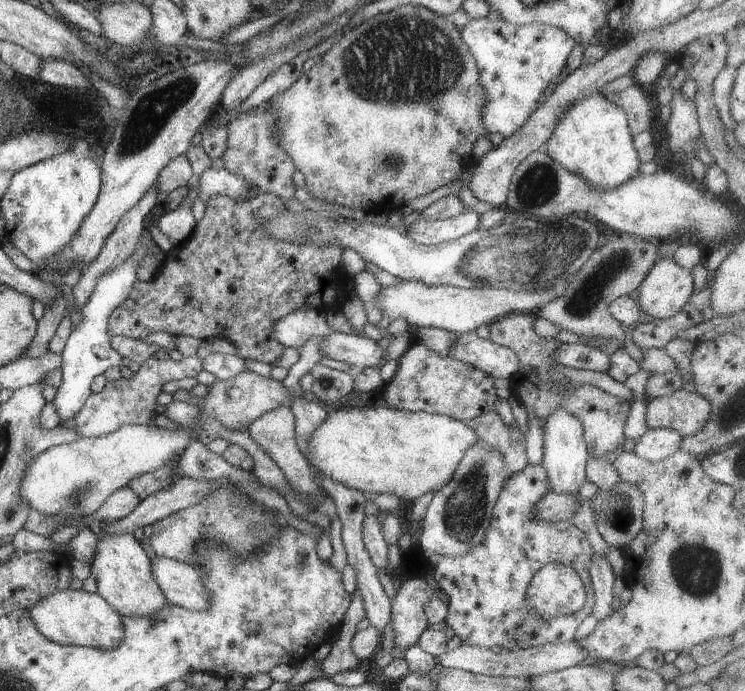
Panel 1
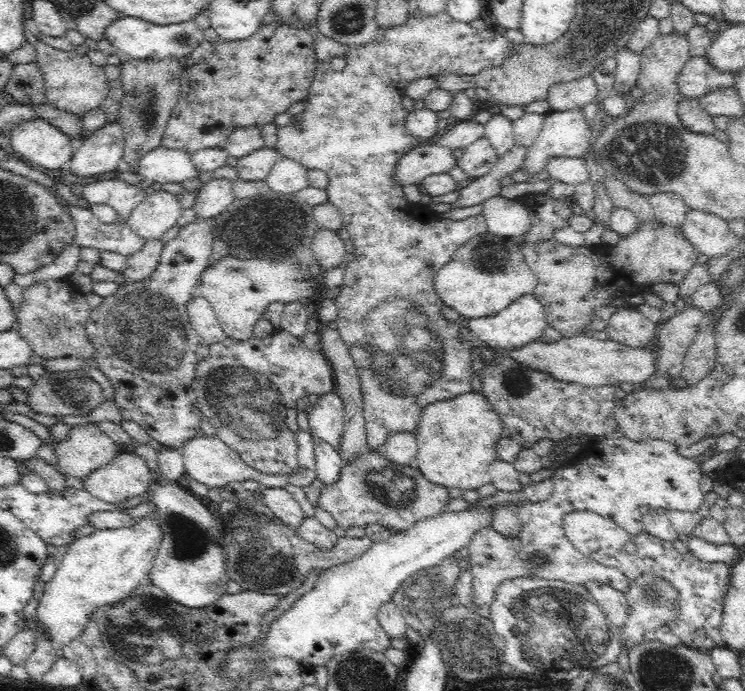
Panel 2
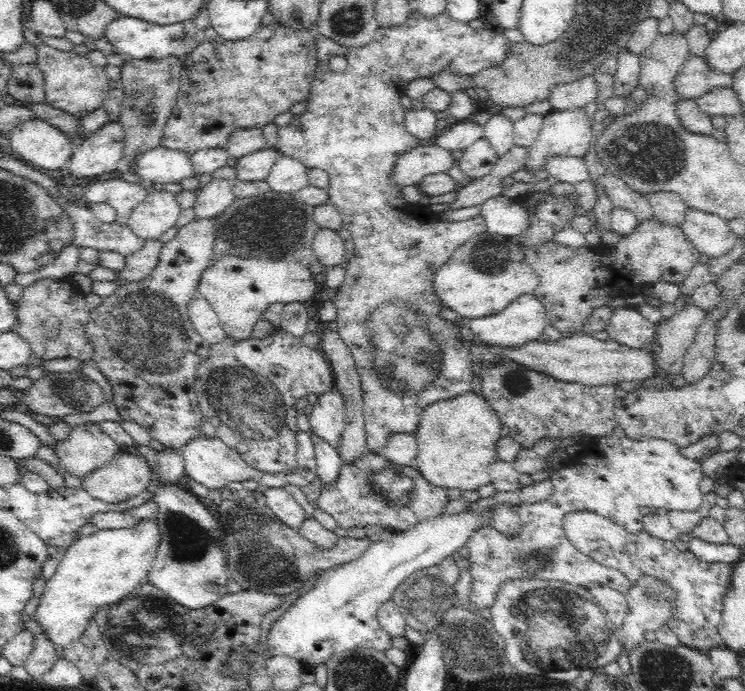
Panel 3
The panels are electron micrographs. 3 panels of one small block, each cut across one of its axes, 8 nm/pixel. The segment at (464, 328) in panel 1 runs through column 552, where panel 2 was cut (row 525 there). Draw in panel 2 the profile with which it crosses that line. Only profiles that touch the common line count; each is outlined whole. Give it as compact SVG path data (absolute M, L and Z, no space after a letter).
M261 487L261 492L264 504L284 525L295 530L302 524L304 512L286 489Z

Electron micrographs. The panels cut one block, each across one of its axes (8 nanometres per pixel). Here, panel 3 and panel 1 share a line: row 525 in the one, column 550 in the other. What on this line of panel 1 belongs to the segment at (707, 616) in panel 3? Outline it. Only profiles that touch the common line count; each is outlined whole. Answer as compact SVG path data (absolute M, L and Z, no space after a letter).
M561 563L546 564L532 578L527 597L544 620L580 611L587 598L579 575Z

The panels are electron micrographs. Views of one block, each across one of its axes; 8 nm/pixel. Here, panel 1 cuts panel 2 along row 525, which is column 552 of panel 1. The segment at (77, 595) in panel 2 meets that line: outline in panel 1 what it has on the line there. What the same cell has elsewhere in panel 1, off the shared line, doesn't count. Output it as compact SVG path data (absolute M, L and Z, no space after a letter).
M596 92L577 101L576 105L571 105L571 108L559 119L554 133L550 136L544 149L547 156L550 156L567 172L580 176L580 179L598 191L610 191L640 173L639 168L642 162L633 138L634 135L629 130L626 112L616 104L609 102L606 96L602 96L600 92Z

